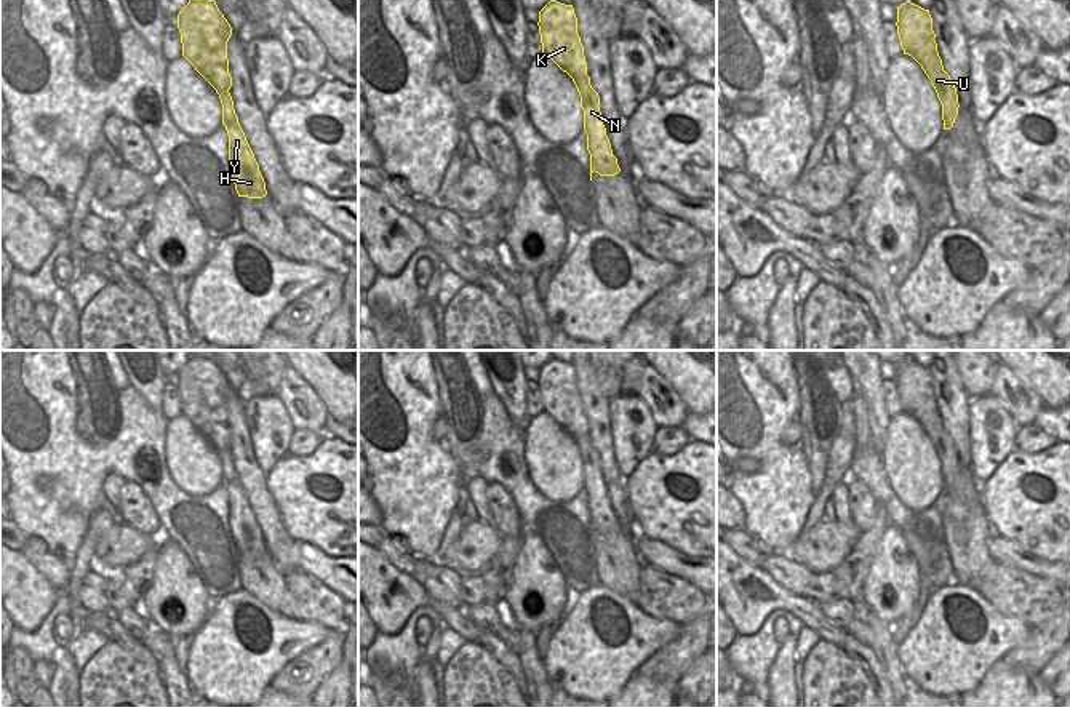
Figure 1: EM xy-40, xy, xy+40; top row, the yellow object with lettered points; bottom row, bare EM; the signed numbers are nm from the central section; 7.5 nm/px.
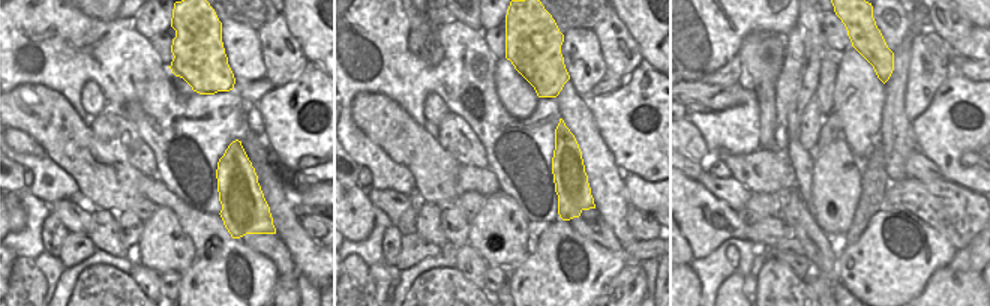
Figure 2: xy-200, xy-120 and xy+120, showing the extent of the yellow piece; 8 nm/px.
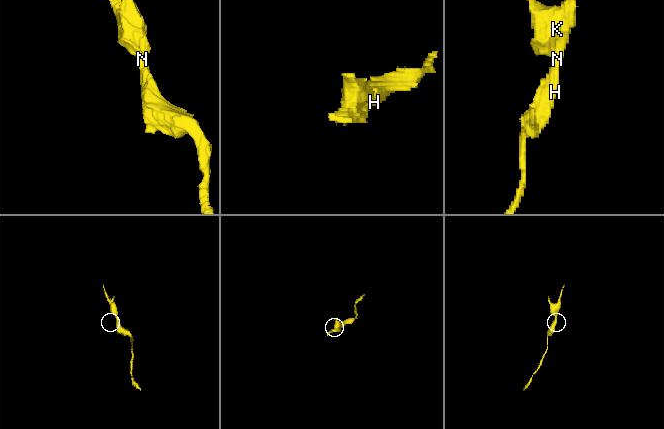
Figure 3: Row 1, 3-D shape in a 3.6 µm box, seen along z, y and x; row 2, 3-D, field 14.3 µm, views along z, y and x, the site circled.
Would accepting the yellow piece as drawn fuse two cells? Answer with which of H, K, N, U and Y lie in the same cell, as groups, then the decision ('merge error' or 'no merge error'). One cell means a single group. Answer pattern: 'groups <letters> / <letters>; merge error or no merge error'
groups H N U Y / K; merge error

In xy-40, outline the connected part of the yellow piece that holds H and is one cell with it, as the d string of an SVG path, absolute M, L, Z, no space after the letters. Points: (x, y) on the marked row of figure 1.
M230 93L219 94L222 125L229 134L229 168L238 197L262 198L267 195L259 165L238 123Z

